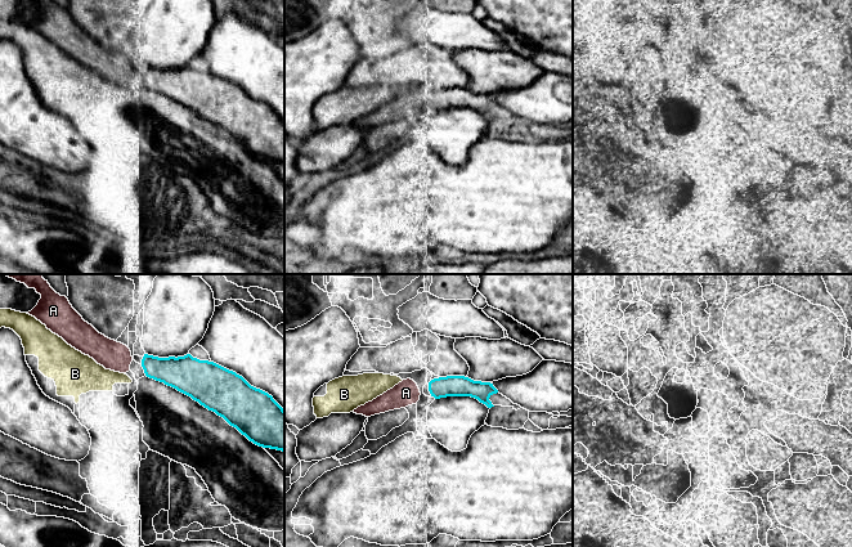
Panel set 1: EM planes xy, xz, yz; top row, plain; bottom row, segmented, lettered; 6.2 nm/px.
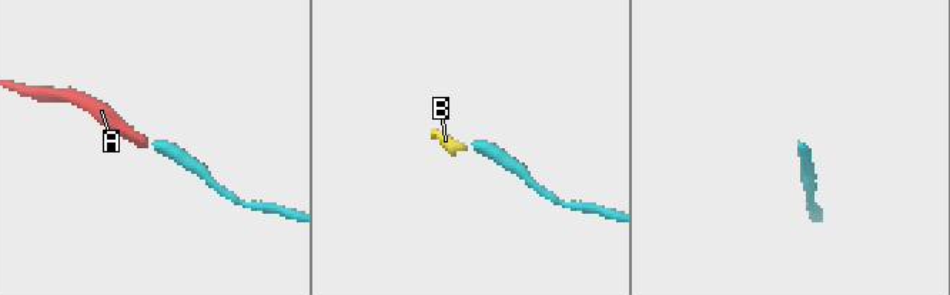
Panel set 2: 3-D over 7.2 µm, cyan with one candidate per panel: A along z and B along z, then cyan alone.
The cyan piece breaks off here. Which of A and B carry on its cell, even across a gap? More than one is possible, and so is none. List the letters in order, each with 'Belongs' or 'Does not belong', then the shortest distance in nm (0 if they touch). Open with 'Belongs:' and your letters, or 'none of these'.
Belongs: A
A: Belongs. Distance 60 nm
B: Does not belong. Distance 90 nm

